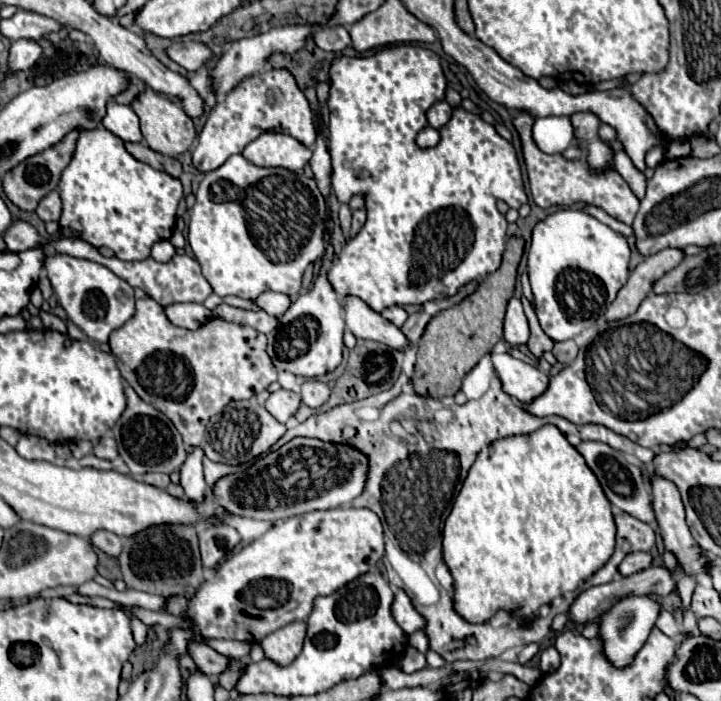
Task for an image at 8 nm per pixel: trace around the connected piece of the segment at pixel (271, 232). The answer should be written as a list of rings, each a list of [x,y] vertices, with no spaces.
[[[233,155],[223,167],[209,171],[195,193],[195,205],[189,215],[189,245],[205,279],[219,297],[237,295],[253,301],[265,291],[297,295],[305,269],[325,253],[325,217],[327,203],[315,177],[283,167],[257,167],[243,155]]]

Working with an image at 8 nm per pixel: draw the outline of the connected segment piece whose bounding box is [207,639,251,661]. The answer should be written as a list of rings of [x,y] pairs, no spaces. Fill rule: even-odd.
[[[211,639],[211,641],[207,641],[207,645],[211,645],[221,655],[229,655],[239,661],[245,661],[249,655],[249,649],[251,649],[249,645],[243,645],[239,641],[219,641],[219,639]]]

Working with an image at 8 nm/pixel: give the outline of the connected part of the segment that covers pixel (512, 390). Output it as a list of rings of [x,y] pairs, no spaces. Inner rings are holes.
[[[489,353],[489,359],[501,381],[501,389],[513,399],[529,403],[547,389],[549,375],[541,373],[529,363],[515,359],[509,353]]]

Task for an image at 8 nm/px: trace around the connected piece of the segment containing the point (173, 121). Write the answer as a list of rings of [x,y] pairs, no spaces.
[[[143,91],[135,103],[133,103],[133,111],[137,113],[139,121],[141,121],[141,133],[143,133],[143,139],[147,141],[147,145],[161,153],[161,155],[169,155],[169,157],[177,157],[181,153],[185,153],[195,137],[197,137],[197,131],[195,131],[195,123],[193,119],[185,113],[185,109],[179,105],[179,103],[171,103],[167,101],[165,97],[157,95],[155,91]]]

